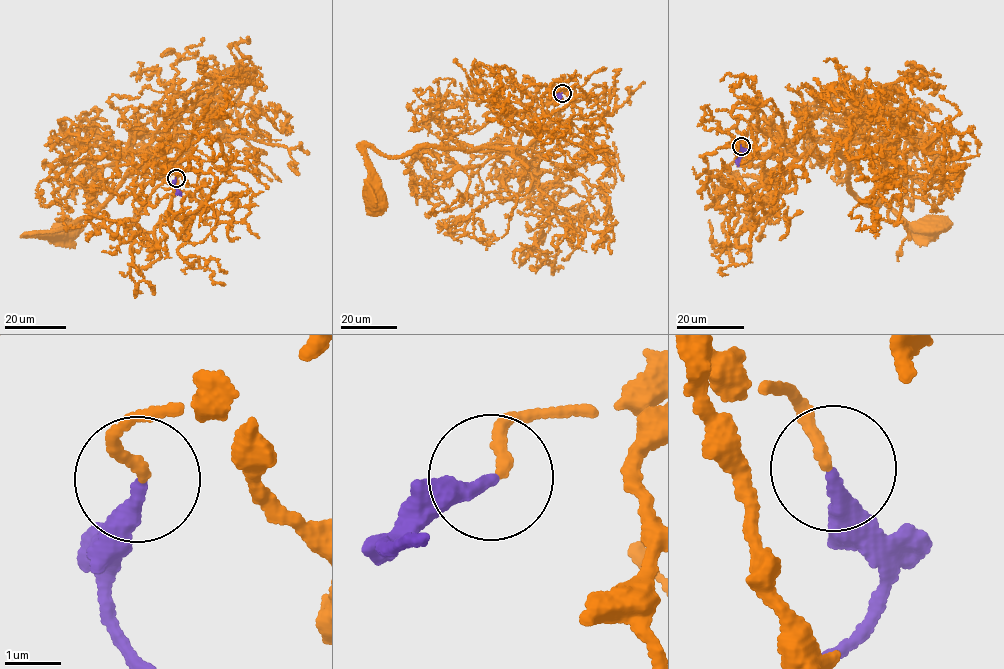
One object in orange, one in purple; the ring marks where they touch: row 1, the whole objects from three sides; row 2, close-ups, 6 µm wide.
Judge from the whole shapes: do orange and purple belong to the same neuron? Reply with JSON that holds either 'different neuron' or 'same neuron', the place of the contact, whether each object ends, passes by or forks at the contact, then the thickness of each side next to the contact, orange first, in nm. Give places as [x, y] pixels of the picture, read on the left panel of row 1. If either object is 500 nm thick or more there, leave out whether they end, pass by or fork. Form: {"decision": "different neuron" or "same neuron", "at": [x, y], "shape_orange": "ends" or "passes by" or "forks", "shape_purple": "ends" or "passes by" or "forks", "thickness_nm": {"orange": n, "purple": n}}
{"decision": "same neuron", "at": [176, 178], "shape_orange": "ends", "shape_purple": "ends", "thickness_nm": {"orange": 200, "purple": 280}}

